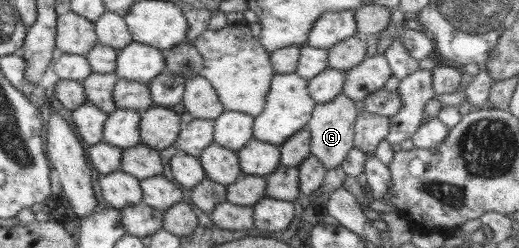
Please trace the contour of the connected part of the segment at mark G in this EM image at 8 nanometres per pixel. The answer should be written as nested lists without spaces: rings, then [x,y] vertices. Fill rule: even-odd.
[[[343,93],[327,103],[315,104],[306,128],[310,131],[311,155],[321,161],[326,171],[340,167],[347,153],[354,148],[354,123],[358,112],[358,103]]]

